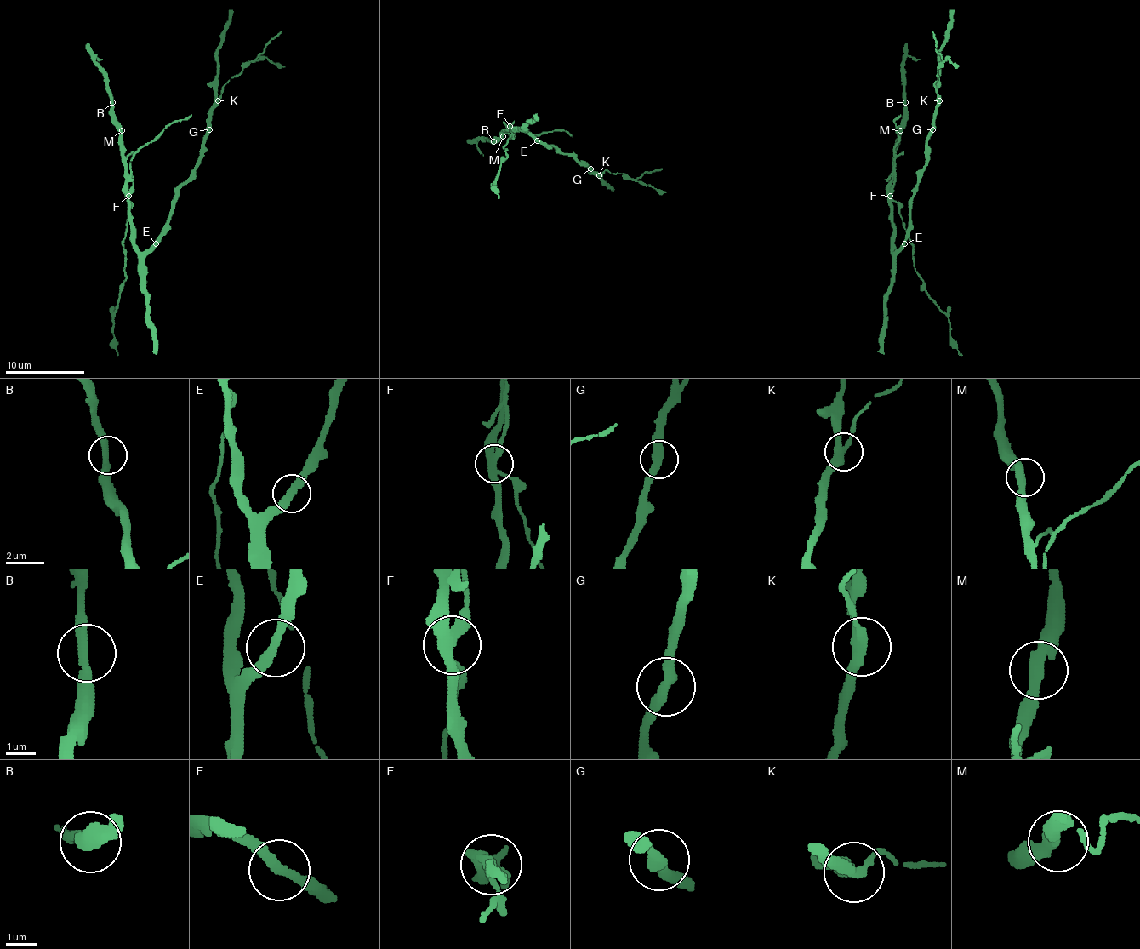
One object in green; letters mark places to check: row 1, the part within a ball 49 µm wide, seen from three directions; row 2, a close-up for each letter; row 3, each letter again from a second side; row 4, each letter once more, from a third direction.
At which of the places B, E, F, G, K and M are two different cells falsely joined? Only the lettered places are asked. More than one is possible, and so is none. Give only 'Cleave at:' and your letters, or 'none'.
Cleave at: F, K

